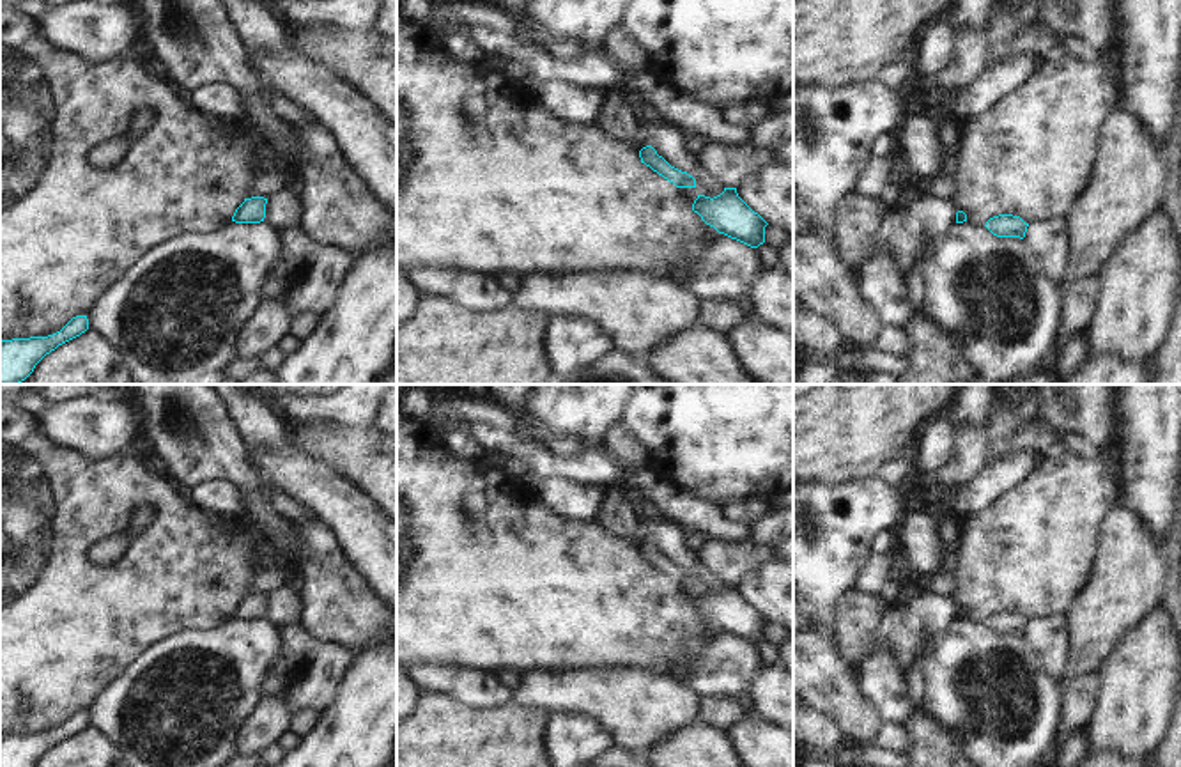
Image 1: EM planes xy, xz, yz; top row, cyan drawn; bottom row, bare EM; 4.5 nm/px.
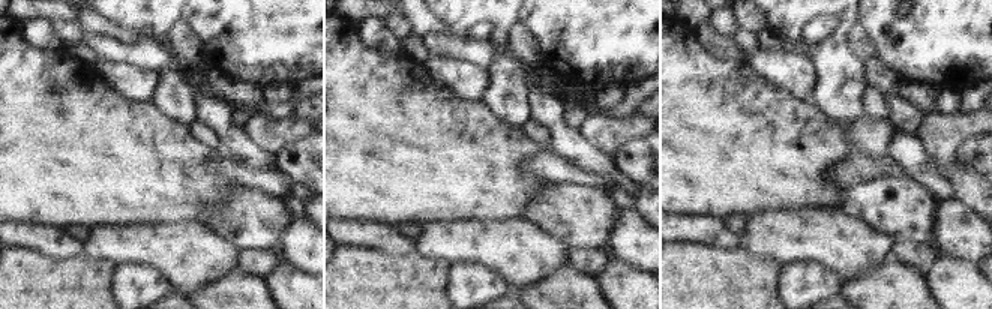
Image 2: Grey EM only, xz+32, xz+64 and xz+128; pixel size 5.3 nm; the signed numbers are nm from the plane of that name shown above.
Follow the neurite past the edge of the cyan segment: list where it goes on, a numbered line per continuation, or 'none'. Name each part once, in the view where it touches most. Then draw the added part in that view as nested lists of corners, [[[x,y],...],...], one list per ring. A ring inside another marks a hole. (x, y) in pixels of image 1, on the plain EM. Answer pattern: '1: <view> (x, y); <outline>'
none

